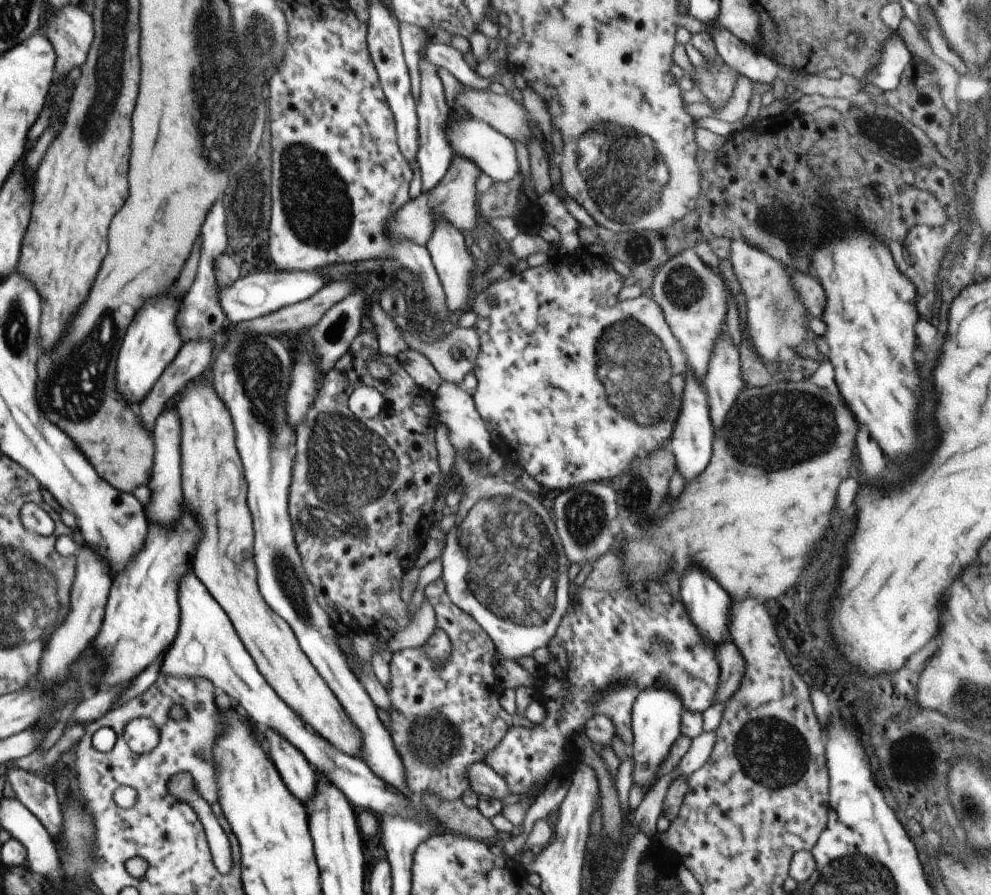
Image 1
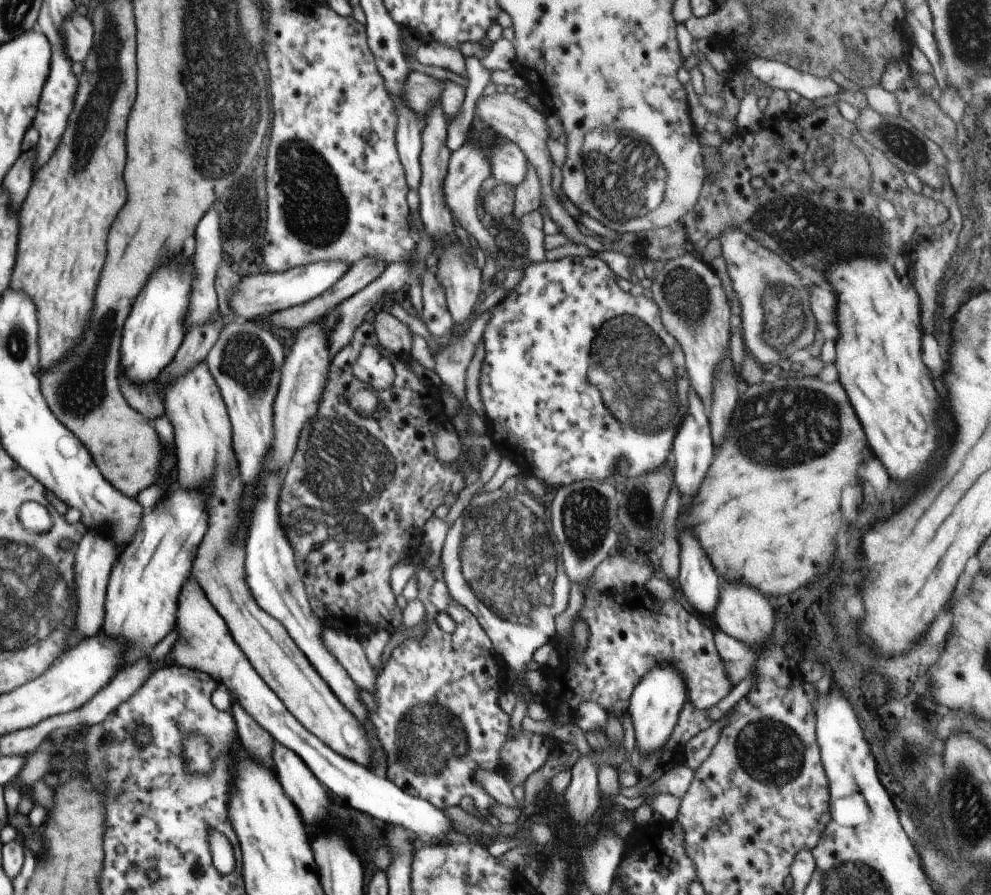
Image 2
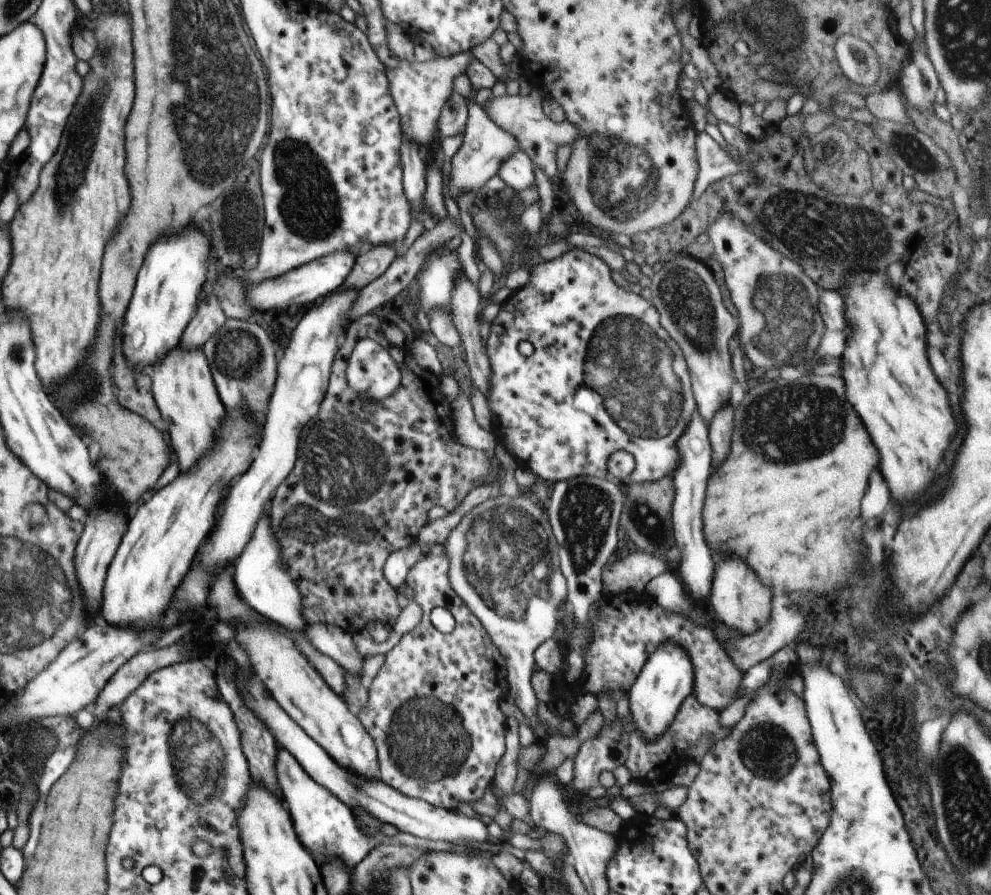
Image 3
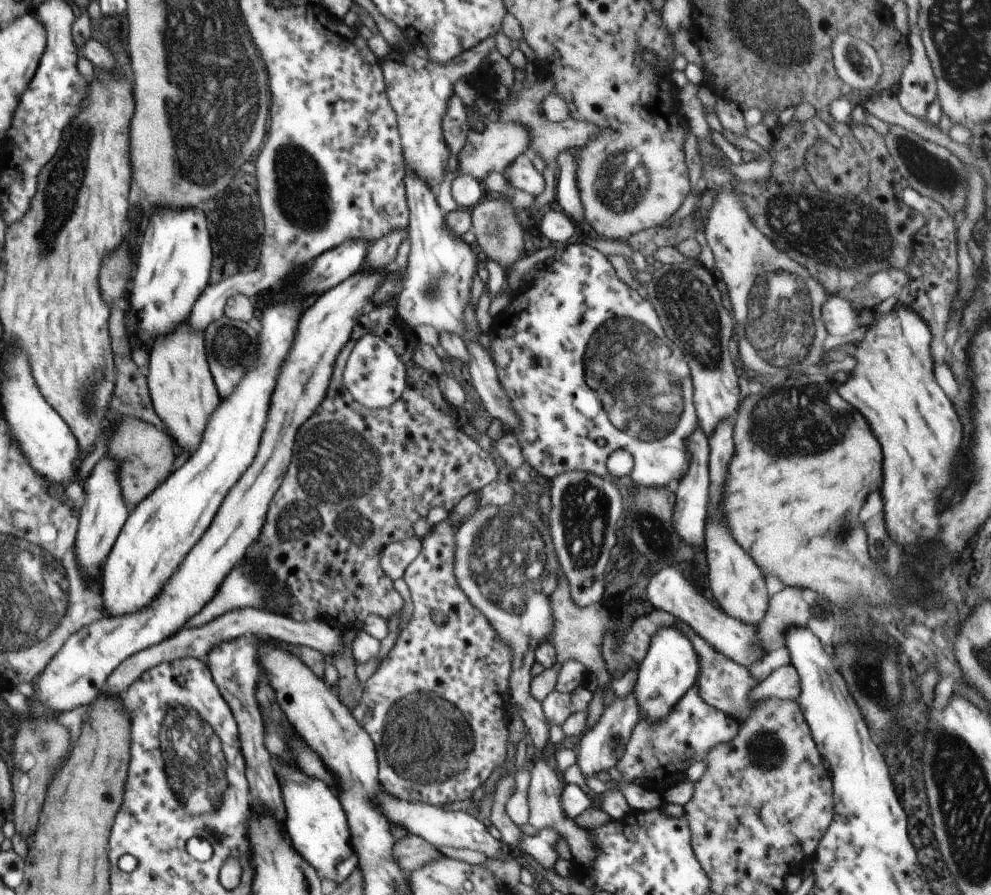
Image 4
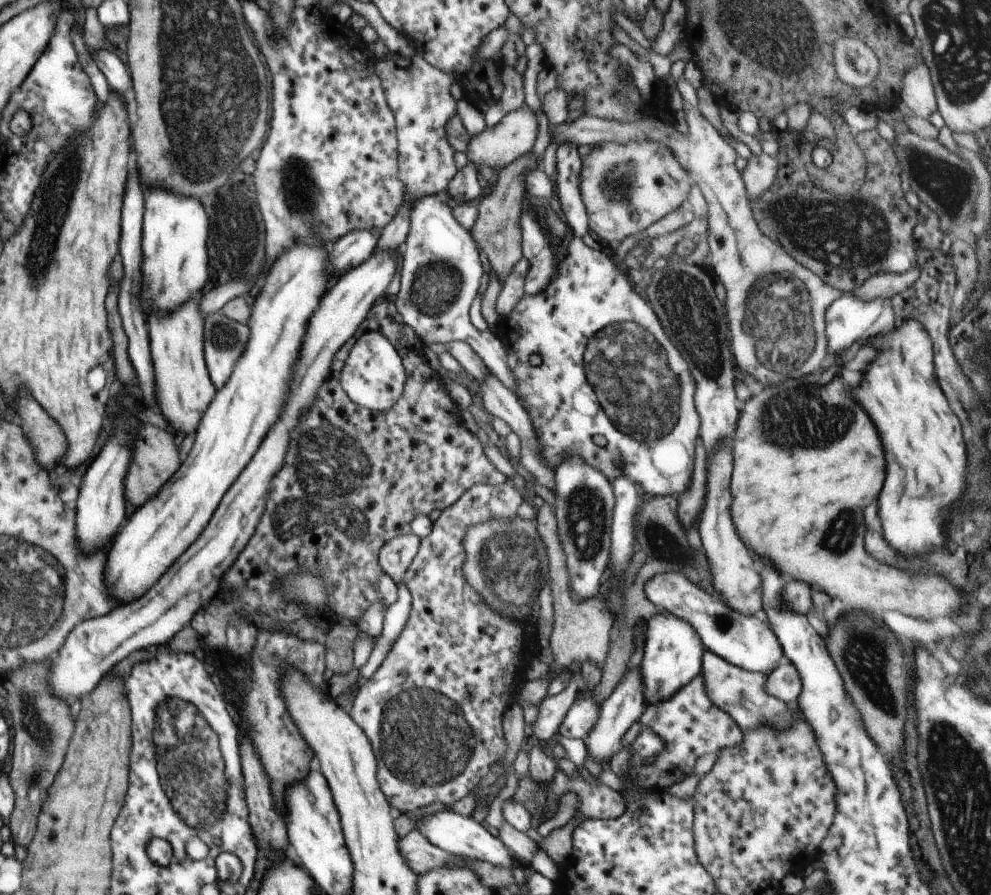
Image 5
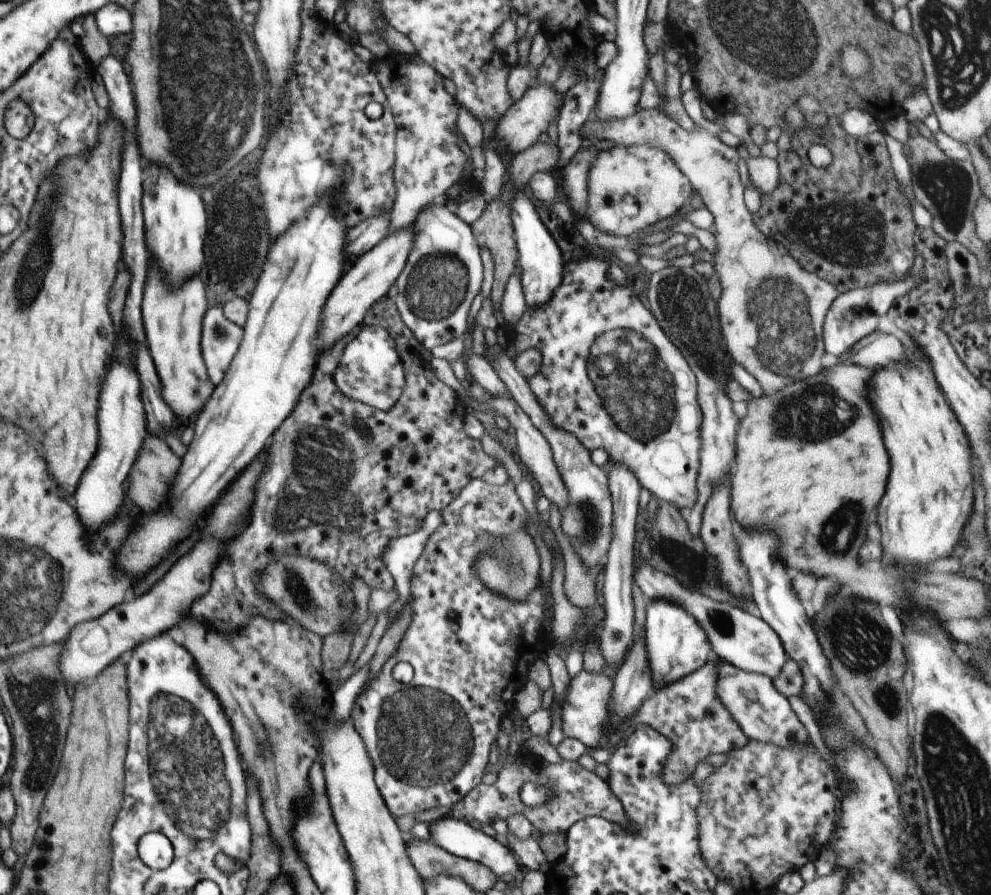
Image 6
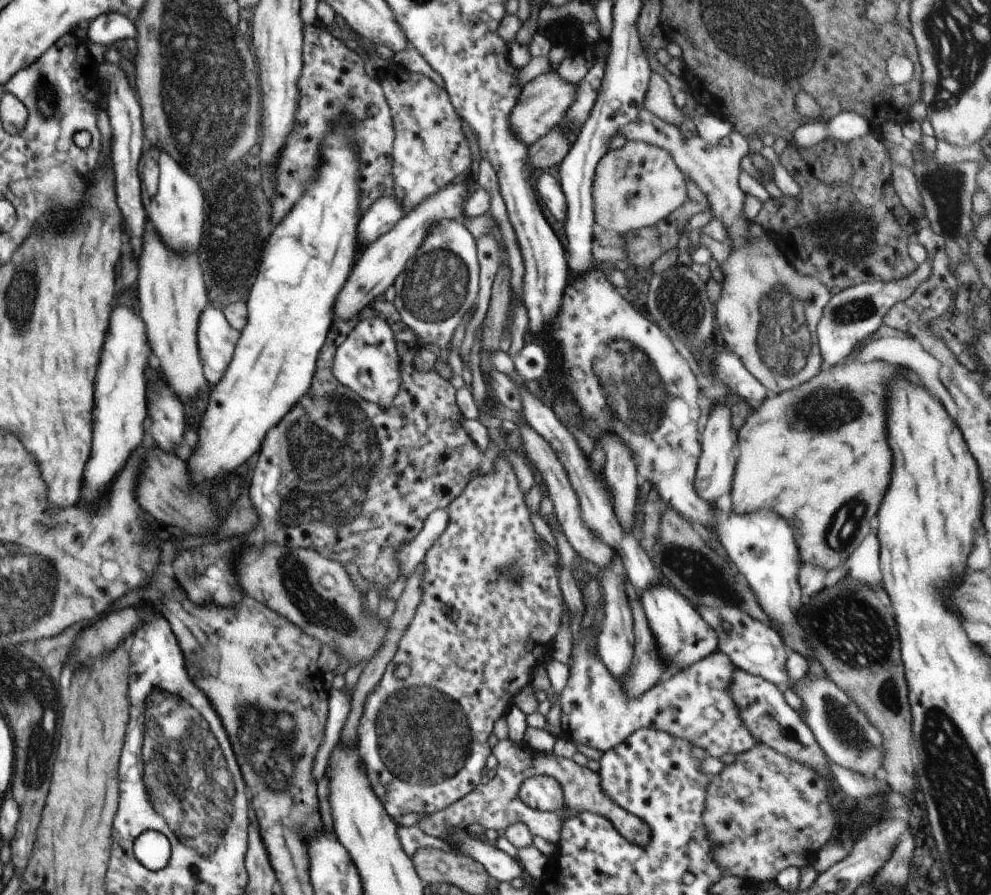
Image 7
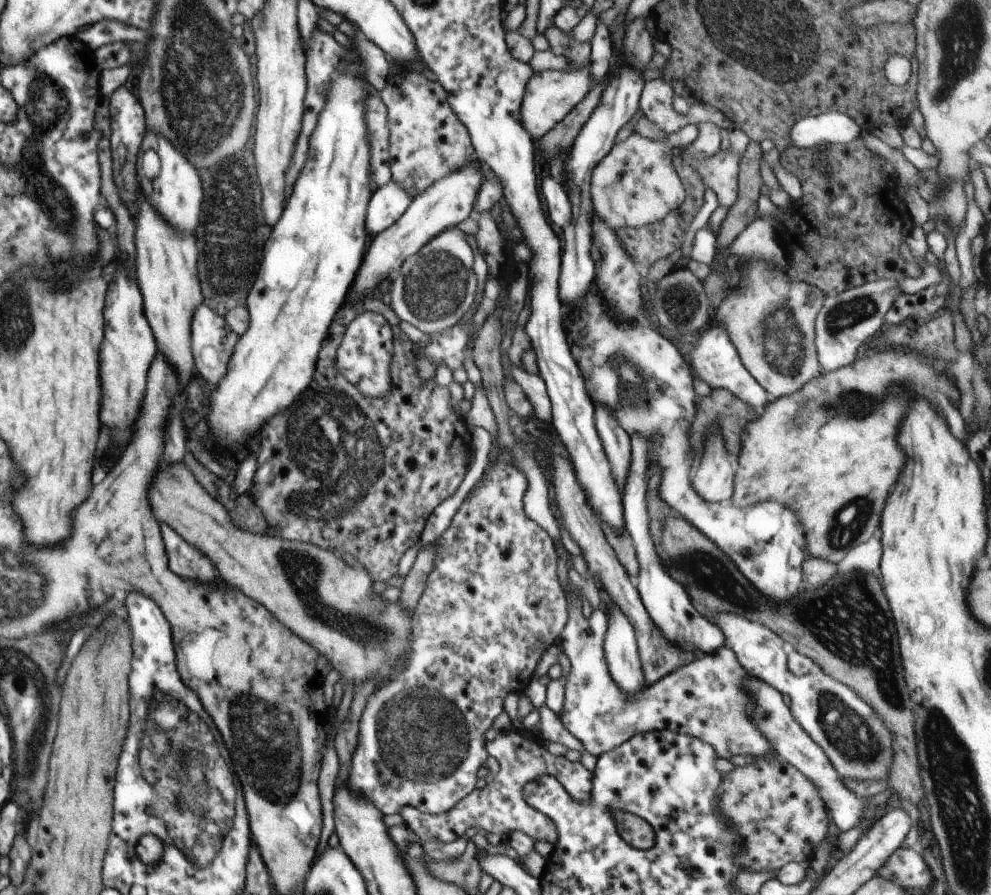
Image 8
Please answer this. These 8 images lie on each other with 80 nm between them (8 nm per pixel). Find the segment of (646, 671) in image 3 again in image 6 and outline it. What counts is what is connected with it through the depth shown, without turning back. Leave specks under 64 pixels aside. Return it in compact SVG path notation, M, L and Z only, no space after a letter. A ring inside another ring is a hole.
M667 600L648 601L646 606L645 649L653 692L676 683L703 667L712 656L712 647L703 627L680 605Z

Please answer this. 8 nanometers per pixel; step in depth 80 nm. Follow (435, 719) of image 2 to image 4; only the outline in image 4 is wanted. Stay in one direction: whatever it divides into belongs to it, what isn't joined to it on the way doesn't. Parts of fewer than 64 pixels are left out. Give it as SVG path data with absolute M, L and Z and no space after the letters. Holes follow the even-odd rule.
M448 517L420 539L421 550L403 576L413 600L414 614L408 626L399 632L394 646L381 660L373 677L363 684L362 699L352 711L374 741L382 790L399 799L437 807L471 798L474 790L490 778L494 768L505 762L509 738L504 720L505 704L496 678L504 668L506 678L509 678L511 650L497 638L496 631L481 612L470 604L454 576L454 535L464 520L466 517L458 525L452 525ZM433 610L442 610L448 616L448 622L436 626L430 617Z

